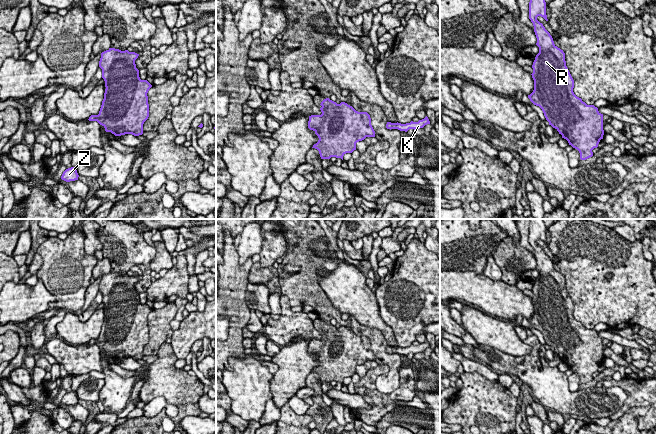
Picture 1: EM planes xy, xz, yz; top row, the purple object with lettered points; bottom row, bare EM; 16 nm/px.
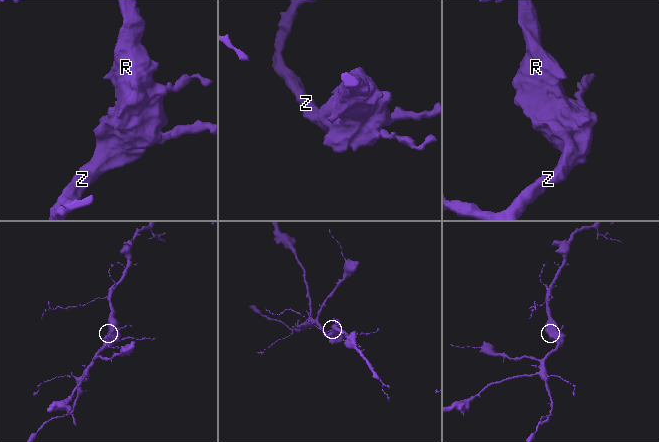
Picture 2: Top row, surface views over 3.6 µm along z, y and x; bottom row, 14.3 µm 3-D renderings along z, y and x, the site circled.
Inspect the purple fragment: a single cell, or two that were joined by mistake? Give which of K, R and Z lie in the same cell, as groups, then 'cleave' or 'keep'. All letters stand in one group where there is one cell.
K R Z | keep

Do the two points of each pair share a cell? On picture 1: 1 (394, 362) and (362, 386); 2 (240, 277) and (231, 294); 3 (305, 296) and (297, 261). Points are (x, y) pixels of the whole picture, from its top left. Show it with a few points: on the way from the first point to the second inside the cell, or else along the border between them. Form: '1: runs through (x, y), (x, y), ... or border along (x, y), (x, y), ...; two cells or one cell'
1: border along (384, 363), (388, 370), (376, 379), (375, 386); two cells
2: runs through (236, 281), (233, 284), (233, 290); one cell
3: runs through (302, 287), (301, 270); one cell

